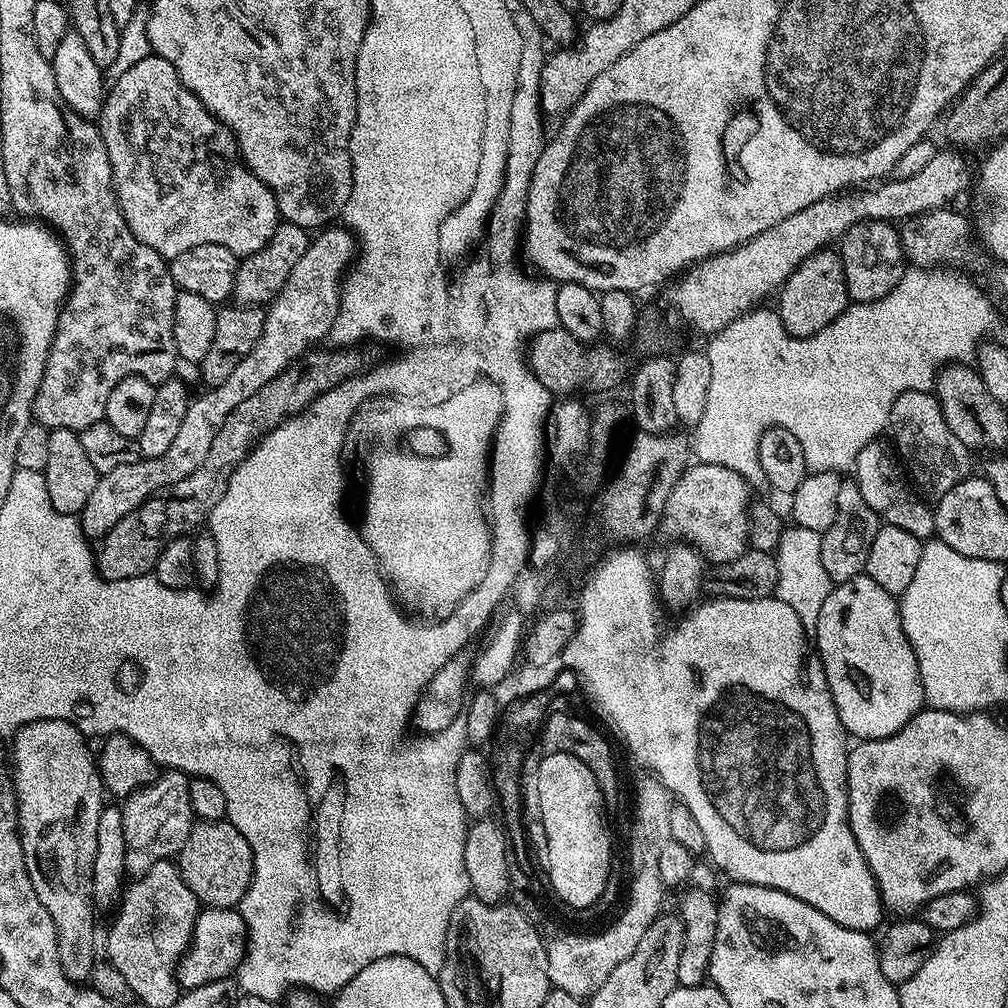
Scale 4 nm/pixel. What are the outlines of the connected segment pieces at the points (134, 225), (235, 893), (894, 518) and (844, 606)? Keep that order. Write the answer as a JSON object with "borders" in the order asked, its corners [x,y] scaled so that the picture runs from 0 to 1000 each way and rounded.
{"borders":[[[[144,54],[136,63],[129,65],[129,69],[125,69],[125,73],[121,73],[121,77],[110,80],[103,97],[103,108],[100,109],[97,116],[97,126],[105,141],[105,149],[109,153],[111,186],[115,188],[115,198],[119,201],[119,207],[125,216],[125,224],[129,224],[137,240],[149,244],[149,248],[153,248],[164,258],[170,260],[173,256],[177,256],[177,252],[185,252],[185,248],[192,248],[192,244],[204,244],[205,242],[224,244],[235,256],[241,256],[258,248],[272,232],[275,222],[279,221],[280,215],[270,188],[264,186],[242,164],[230,130],[218,118],[206,112],[204,105],[200,105],[197,97],[179,80],[178,73],[173,69],[173,65],[169,65],[169,62],[165,62],[165,58],[154,54]]],[[[200,813],[194,815],[188,823],[188,829],[177,848],[177,860],[181,871],[188,879],[188,883],[199,898],[207,901],[234,901],[250,877],[250,850],[248,835],[244,835],[242,828],[232,818],[225,815]]],[[[868,436],[859,442],[855,442],[848,459],[848,463],[853,464],[853,469],[848,469],[847,475],[859,494],[859,502],[863,502],[863,506],[871,509],[877,520],[891,522],[891,526],[899,526],[899,530],[907,530],[907,534],[911,534],[914,538],[926,535],[929,527],[929,513],[926,505],[922,501],[920,504],[912,496],[914,493],[908,487],[905,489],[901,485],[902,477],[890,453],[882,445],[881,449],[873,439],[872,436]]],[[[854,569],[824,584],[812,609],[808,643],[817,663],[831,712],[842,731],[850,735],[879,732],[895,724],[895,720],[899,720],[899,716],[903,716],[903,712],[907,712],[918,701],[911,653],[897,628],[890,592],[875,585],[867,573]]]]}

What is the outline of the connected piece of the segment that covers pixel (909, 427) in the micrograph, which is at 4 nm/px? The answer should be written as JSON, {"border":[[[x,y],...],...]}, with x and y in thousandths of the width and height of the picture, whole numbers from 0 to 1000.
{"border":[[[924,388],[895,390],[887,403],[883,403],[880,428],[885,429],[885,437],[889,439],[888,451],[895,457],[900,471],[913,479],[914,489],[922,488],[925,494],[931,494],[965,471],[965,449],[954,442],[954,438],[950,438],[950,434],[942,428],[942,423],[938,423],[935,403]]]}

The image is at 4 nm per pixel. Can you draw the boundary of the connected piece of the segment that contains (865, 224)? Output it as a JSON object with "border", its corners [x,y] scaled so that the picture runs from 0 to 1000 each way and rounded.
{"border":[[[853,218],[843,228],[839,228],[831,242],[831,253],[837,262],[837,275],[842,299],[862,302],[865,298],[874,298],[893,283],[899,269],[897,245],[893,243],[893,231],[888,221],[880,218]]]}

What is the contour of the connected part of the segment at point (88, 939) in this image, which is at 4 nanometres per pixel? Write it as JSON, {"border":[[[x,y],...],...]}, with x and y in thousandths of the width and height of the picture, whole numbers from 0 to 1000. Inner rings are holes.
{"border":[[[35,714],[24,718],[11,731],[11,772],[16,784],[16,804],[20,838],[34,879],[34,887],[42,891],[42,899],[54,911],[60,939],[60,957],[65,970],[83,974],[90,969],[95,948],[95,909],[91,906],[91,864],[97,839],[97,815],[105,801],[103,777],[96,751],[87,743],[88,735],[67,714]]]}

